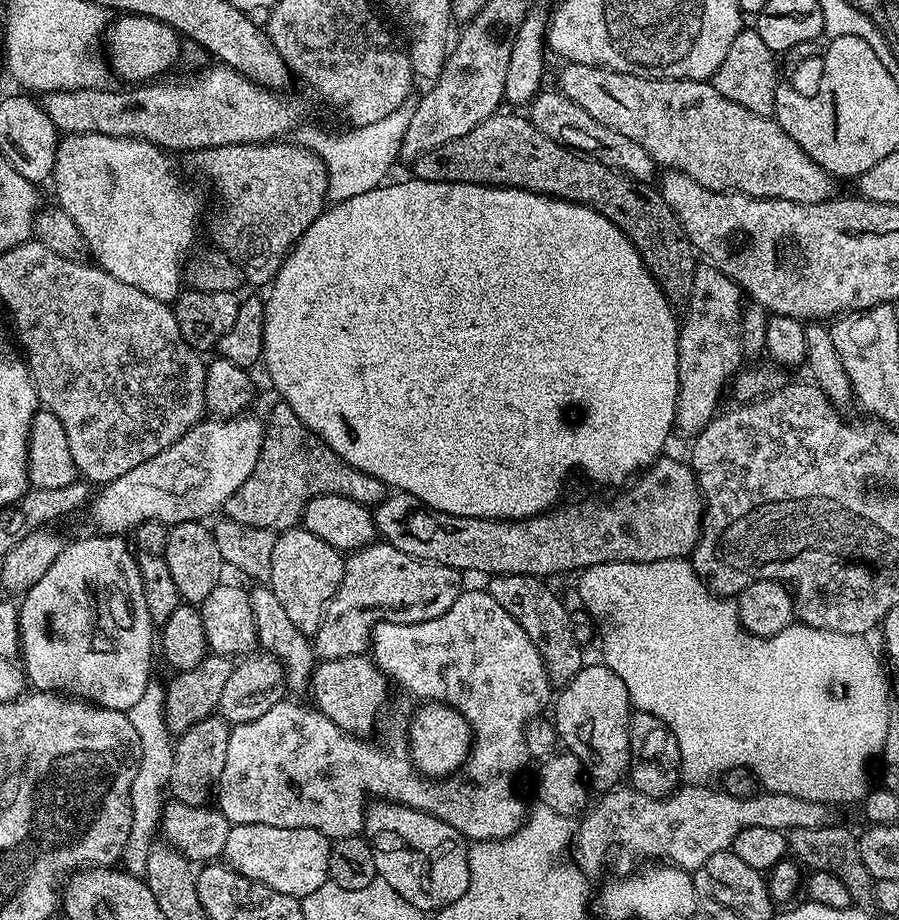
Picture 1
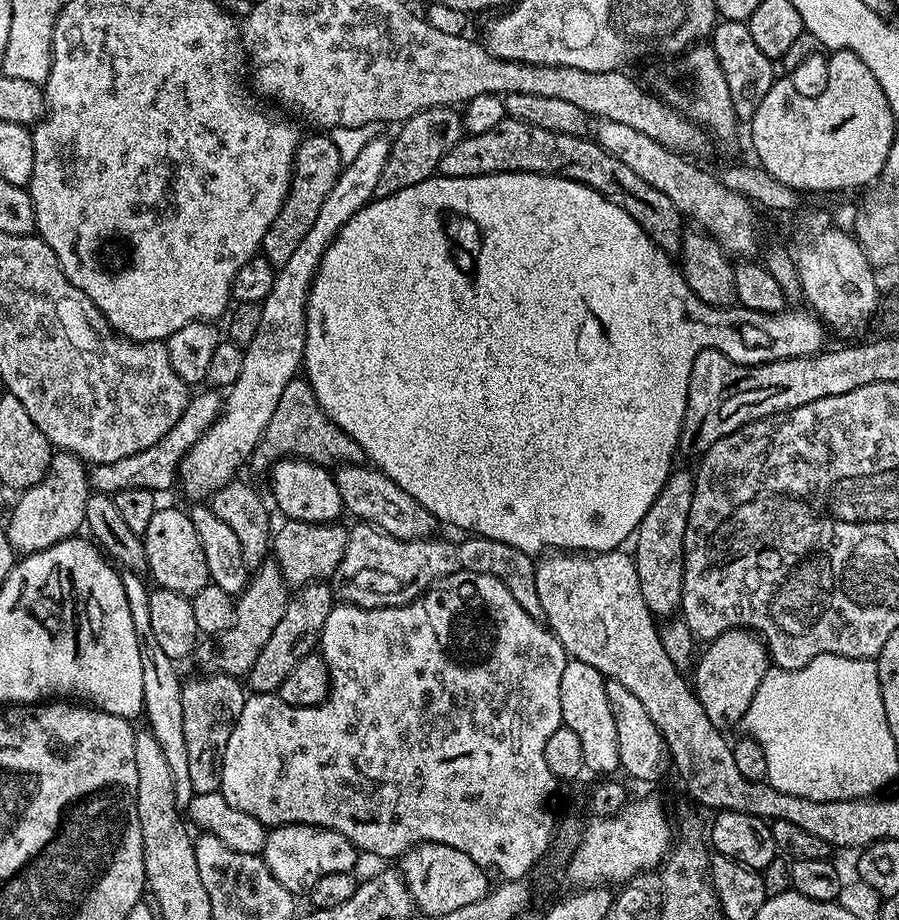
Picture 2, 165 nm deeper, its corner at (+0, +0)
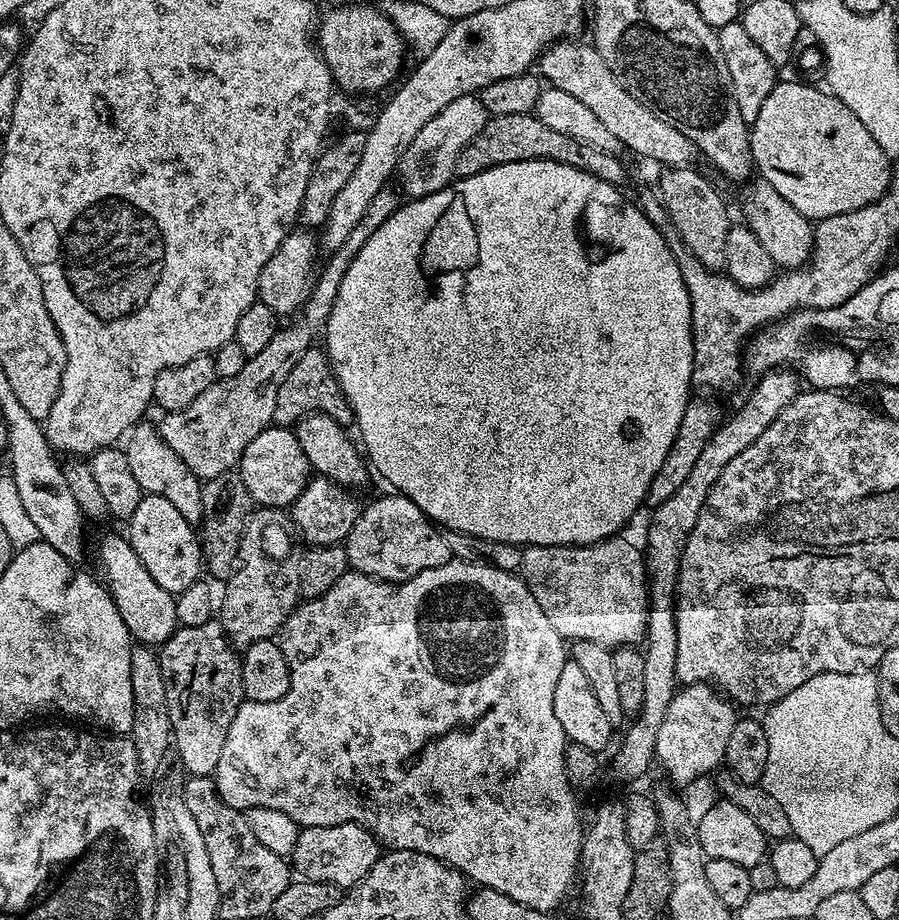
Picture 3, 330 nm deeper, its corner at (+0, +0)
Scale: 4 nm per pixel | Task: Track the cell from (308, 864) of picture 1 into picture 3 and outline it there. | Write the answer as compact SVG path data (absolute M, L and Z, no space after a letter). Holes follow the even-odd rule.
M339 824L338 826L314 826L313 828L301 828L298 834L298 842L294 842L294 850L290 857L291 867L297 877L314 882L326 882L336 884L342 890L353 888L357 882L364 880L366 874L378 862L382 855L382 845L375 836L357 824Z

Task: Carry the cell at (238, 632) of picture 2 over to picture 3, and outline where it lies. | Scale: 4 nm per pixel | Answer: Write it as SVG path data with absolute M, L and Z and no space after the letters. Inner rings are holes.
M257 507L253 511L242 534L240 563L236 565L235 574L223 585L224 601L218 604L218 619L224 625L224 634L237 649L243 650L254 642L273 639L283 628L288 615L296 609L301 594L300 557L295 539L297 537L281 509Z

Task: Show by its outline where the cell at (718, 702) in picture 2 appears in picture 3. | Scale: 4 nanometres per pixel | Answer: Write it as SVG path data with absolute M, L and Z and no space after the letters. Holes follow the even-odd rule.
M711 683L681 687L666 710L666 718L662 718L662 726L658 726L655 763L661 764L665 774L676 784L692 784L707 772L715 773L717 771L715 768L724 764L726 745L738 719L736 711L738 711L737 705L721 695Z

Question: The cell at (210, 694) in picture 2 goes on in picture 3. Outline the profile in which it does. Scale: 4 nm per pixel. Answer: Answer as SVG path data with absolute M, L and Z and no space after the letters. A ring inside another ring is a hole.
M216 618L207 620L202 626L177 627L176 633L165 644L159 645L158 655L162 682L166 682L166 706L170 710L174 756L176 752L189 777L212 776L216 772L218 758L222 758L226 734L230 734L230 722L234 722L234 714L238 714L245 701L241 657L232 641L225 636L224 625Z

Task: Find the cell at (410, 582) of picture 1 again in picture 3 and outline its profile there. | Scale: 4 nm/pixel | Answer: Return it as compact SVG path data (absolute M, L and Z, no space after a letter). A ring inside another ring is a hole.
M391 495L380 496L361 507L358 522L354 522L354 530L350 530L344 544L349 569L373 576L375 580L399 582L453 559L444 532L428 519L428 515L410 498Z

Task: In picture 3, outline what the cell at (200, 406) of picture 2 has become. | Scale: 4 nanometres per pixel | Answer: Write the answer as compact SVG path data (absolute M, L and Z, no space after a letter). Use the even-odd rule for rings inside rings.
M391 187L374 194L374 202L366 206L366 214L362 214L358 226L354 226L354 231L346 237L342 246L338 246L338 250L330 253L324 268L322 264L312 285L310 298L295 319L288 322L293 324L281 326L270 341L270 346L248 357L246 366L242 366L238 374L217 379L216 383L202 390L202 394L198 394L198 398L194 398L186 410L169 412L163 417L164 421L159 421L160 436L166 446L170 446L170 450L174 450L174 454L178 454L178 458L182 458L182 462L186 462L186 466L190 466L192 473L201 481L233 471L239 465L246 446L250 446L250 442L254 442L254 438L258 438L258 434L272 424L278 389L286 374L294 370L298 358L302 358L302 354L306 354L306 350L313 347L323 333L334 306L334 298L338 296L338 286L342 286L342 278L346 278L346 270L350 270L350 262L354 262L358 250L366 246L370 234L374 234L374 230L378 230L378 226L382 226L382 222L386 222L386 218L390 218L390 214L394 214L401 203L401 193Z

